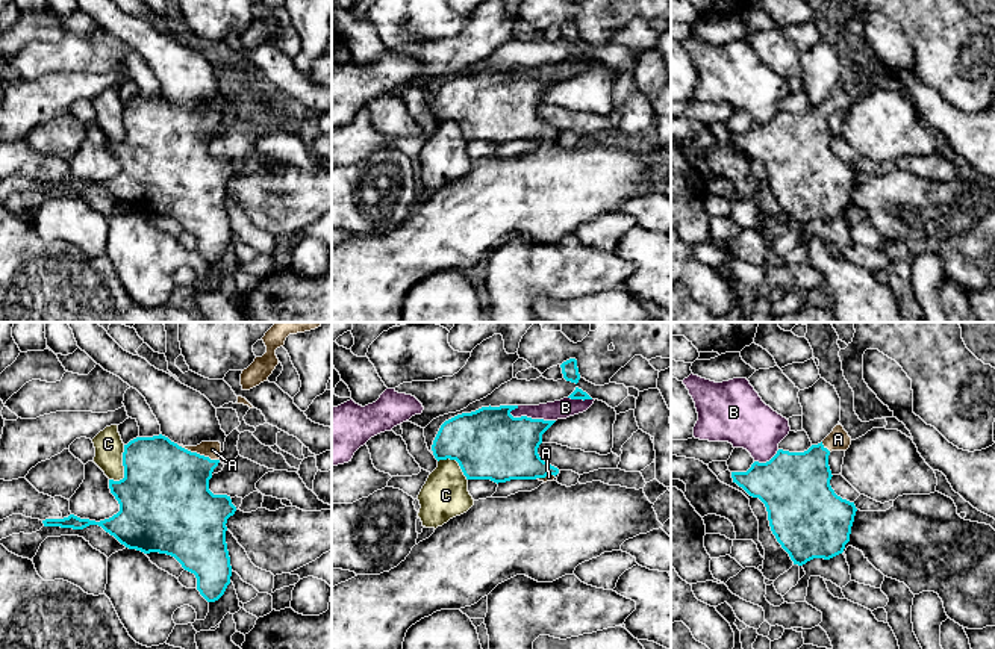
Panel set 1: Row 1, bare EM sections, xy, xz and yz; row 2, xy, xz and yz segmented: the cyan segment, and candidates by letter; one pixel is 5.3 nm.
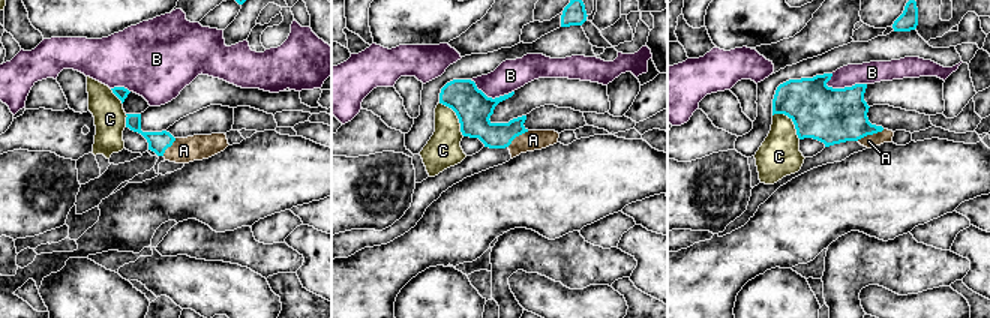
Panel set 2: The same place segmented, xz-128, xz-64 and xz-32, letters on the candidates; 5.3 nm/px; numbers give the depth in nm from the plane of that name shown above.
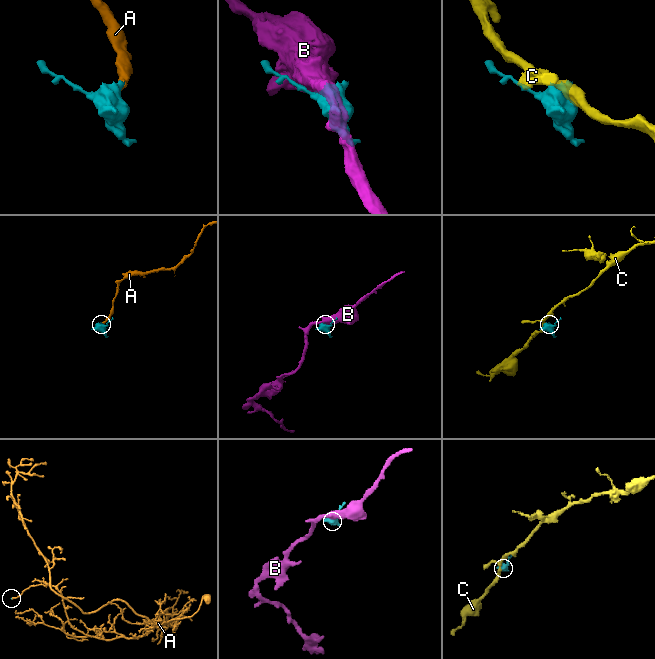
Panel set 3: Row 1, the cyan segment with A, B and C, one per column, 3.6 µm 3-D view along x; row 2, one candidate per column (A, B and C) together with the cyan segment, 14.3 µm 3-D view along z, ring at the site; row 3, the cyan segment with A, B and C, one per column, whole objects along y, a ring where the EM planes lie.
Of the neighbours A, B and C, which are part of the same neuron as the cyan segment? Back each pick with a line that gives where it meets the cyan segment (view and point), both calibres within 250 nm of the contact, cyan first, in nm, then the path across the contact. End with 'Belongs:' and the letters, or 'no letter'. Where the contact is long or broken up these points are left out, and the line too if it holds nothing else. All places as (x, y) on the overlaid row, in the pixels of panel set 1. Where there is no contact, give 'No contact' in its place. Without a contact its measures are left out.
A: Touches cyan at xy (199, 454). Thickness 460 nm (cyan) against 90 nm. Path across: xy (165, 487), (199, 454), (208, 454), (212, 450)
Belongs: A

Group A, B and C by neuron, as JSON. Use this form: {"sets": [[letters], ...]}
{"sets": [["A"], ["B"], ["C"]]}

